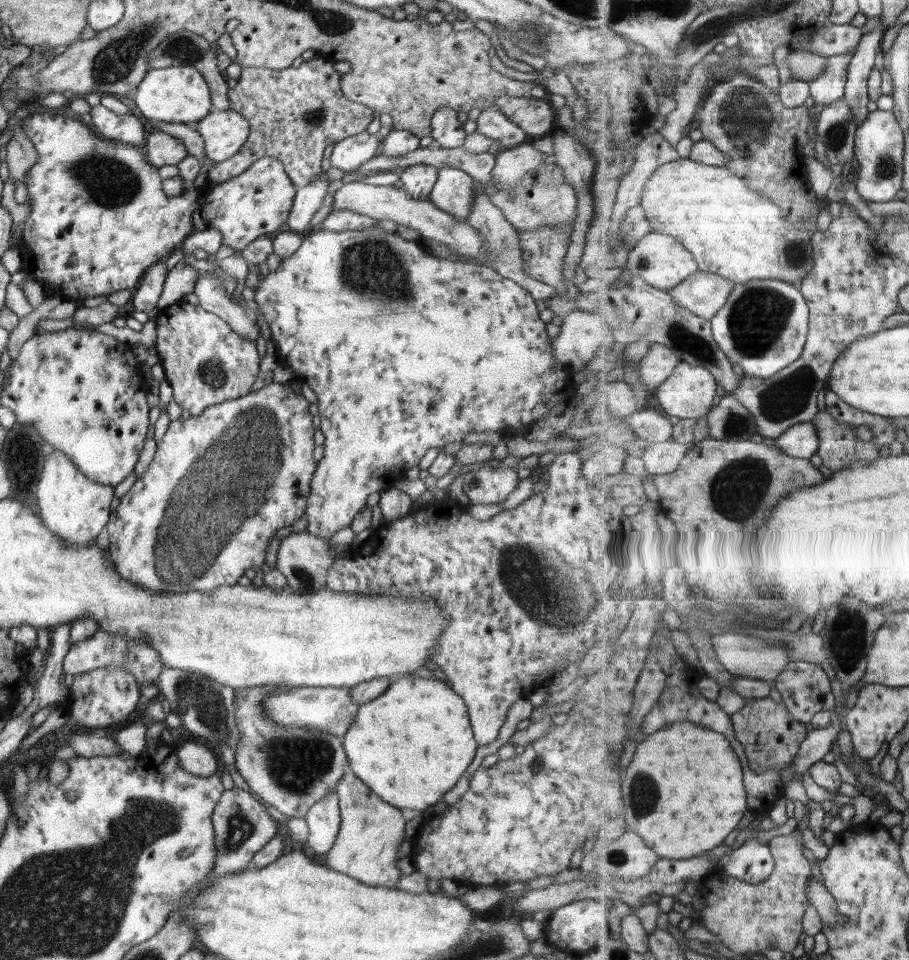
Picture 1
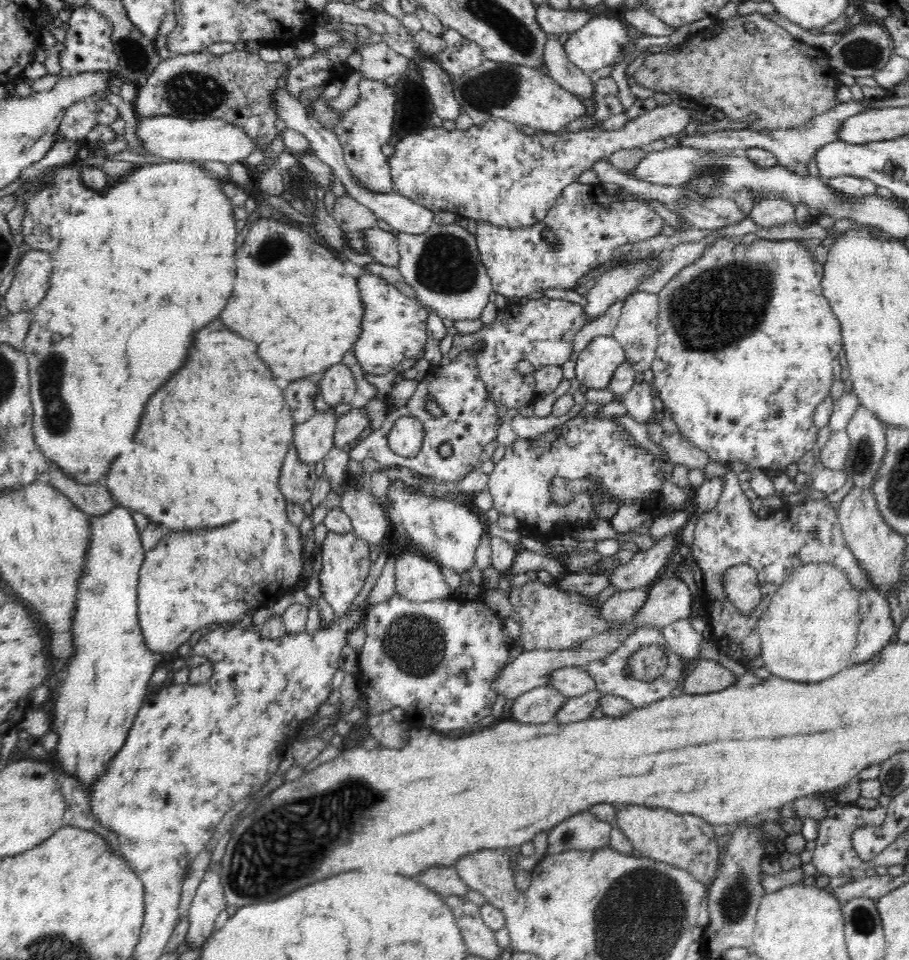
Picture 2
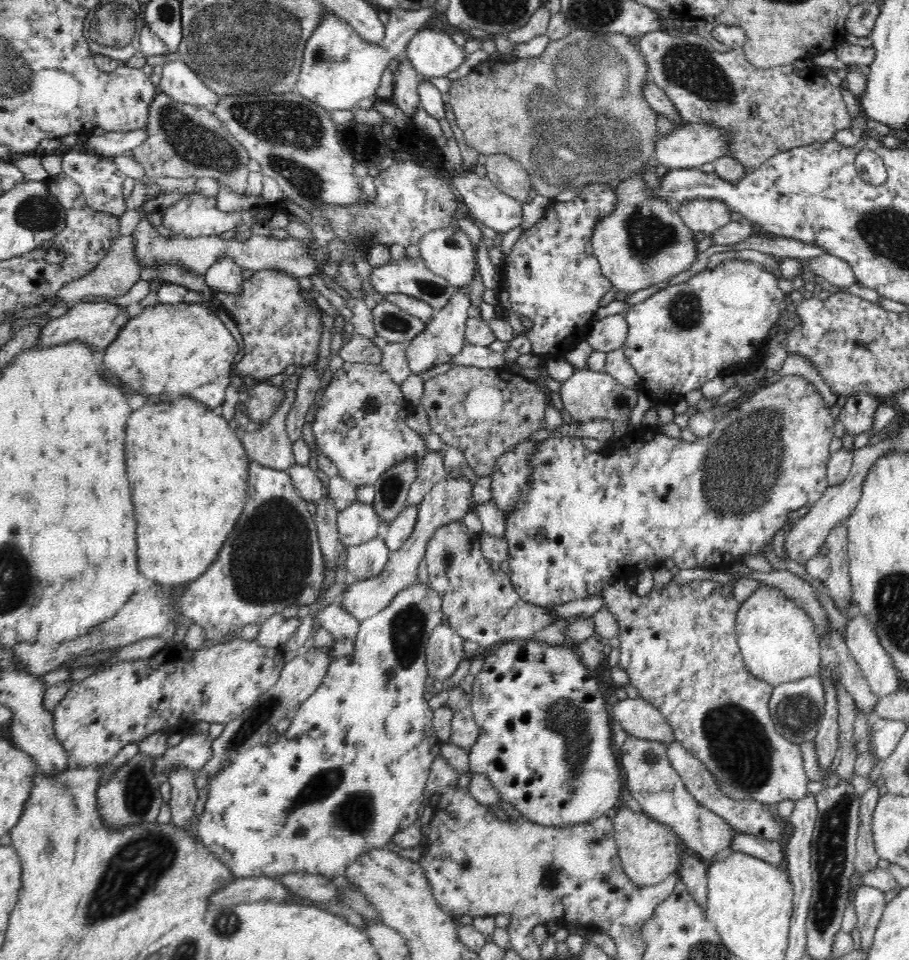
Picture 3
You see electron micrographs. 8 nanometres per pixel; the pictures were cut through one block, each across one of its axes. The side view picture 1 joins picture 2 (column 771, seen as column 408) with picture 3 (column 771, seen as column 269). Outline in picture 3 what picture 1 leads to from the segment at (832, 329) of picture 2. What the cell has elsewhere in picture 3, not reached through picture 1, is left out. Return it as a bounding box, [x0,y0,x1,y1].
[622,259,787,400]

